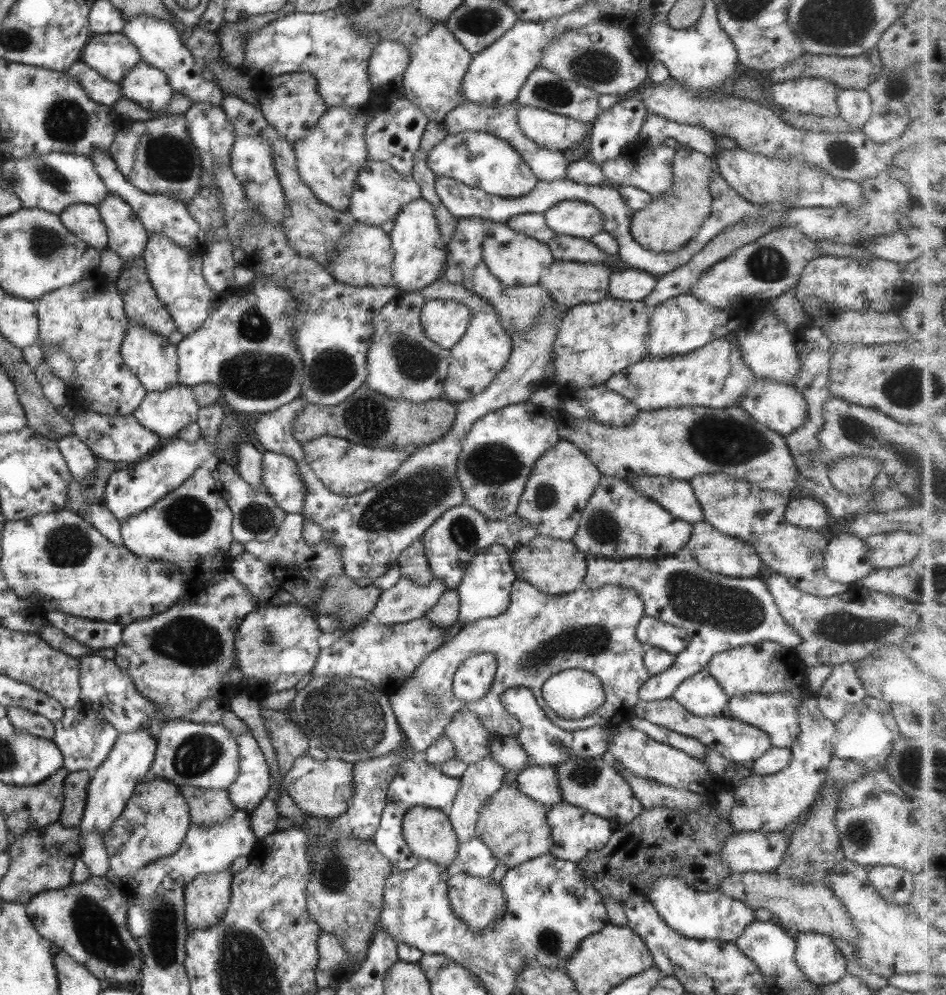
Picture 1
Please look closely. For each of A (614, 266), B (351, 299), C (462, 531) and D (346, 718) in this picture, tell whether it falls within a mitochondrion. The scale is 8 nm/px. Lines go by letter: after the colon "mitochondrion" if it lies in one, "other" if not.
A: other
B: other
C: mitochondrion
D: mitochondrion

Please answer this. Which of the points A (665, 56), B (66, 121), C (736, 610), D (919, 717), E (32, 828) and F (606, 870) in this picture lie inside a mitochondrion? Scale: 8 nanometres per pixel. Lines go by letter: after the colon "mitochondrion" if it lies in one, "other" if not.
A: other
B: mitochondrion
C: mitochondrion
D: mitochondrion
E: other
F: other

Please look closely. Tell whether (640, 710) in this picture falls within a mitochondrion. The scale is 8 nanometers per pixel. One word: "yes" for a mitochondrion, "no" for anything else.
no

